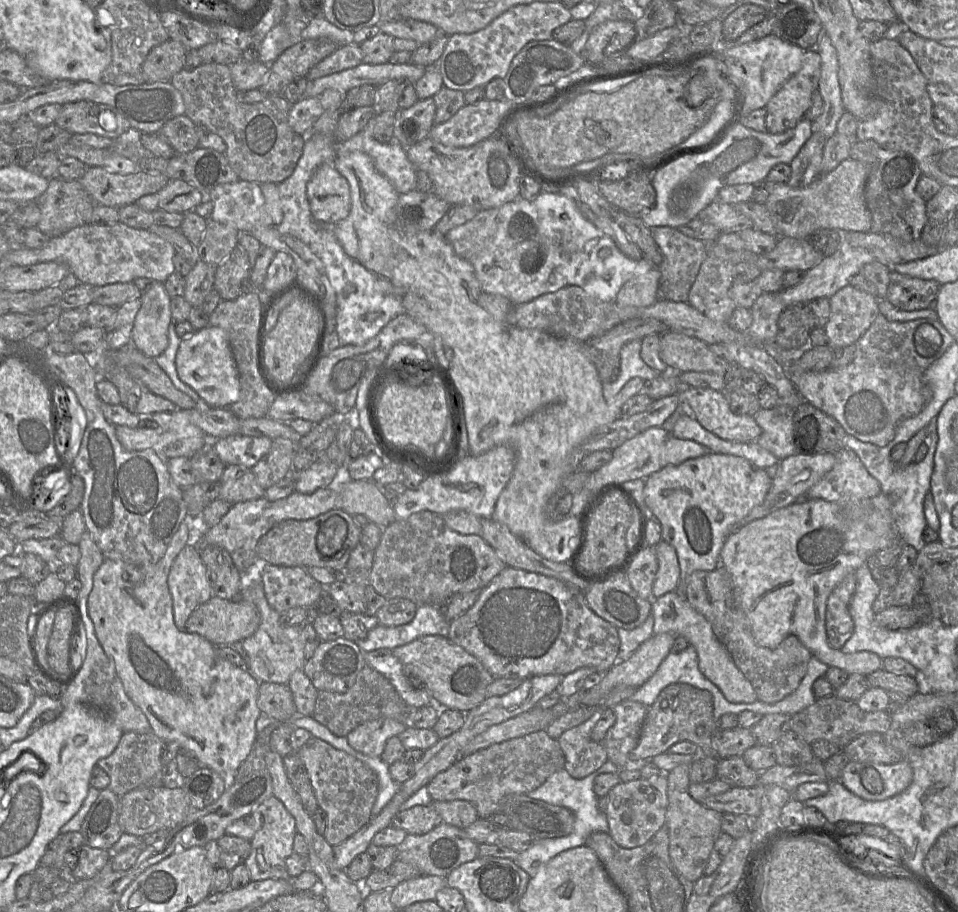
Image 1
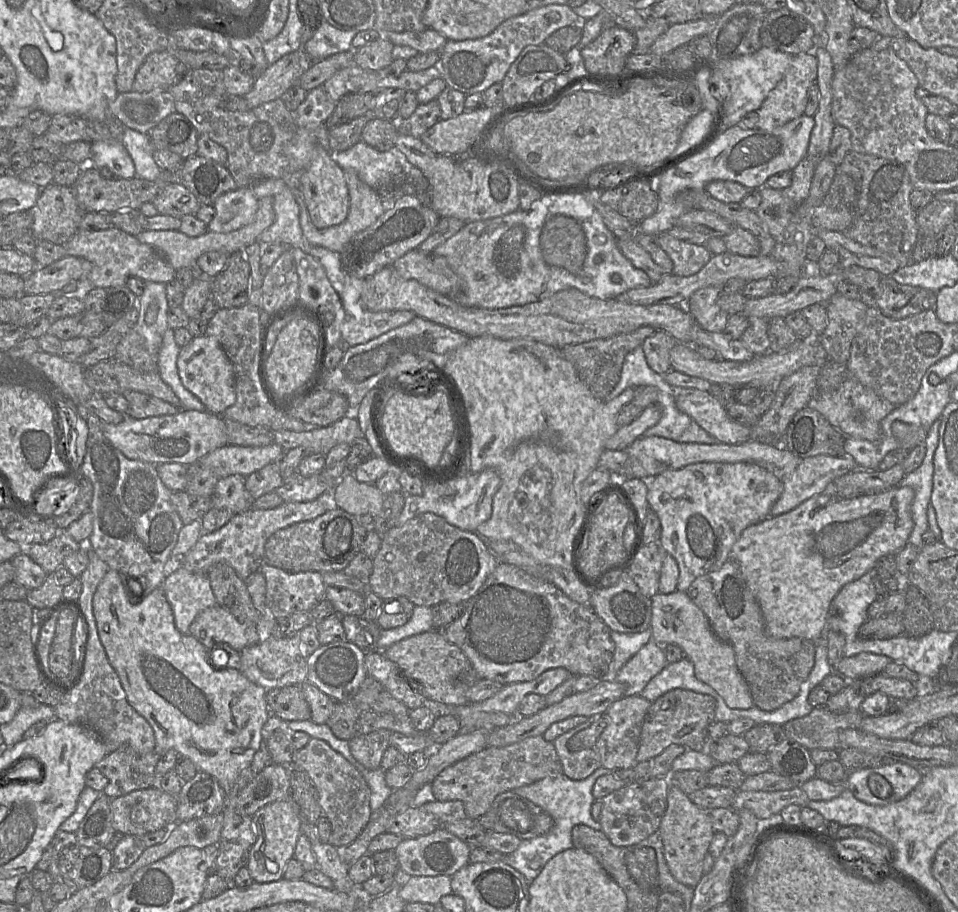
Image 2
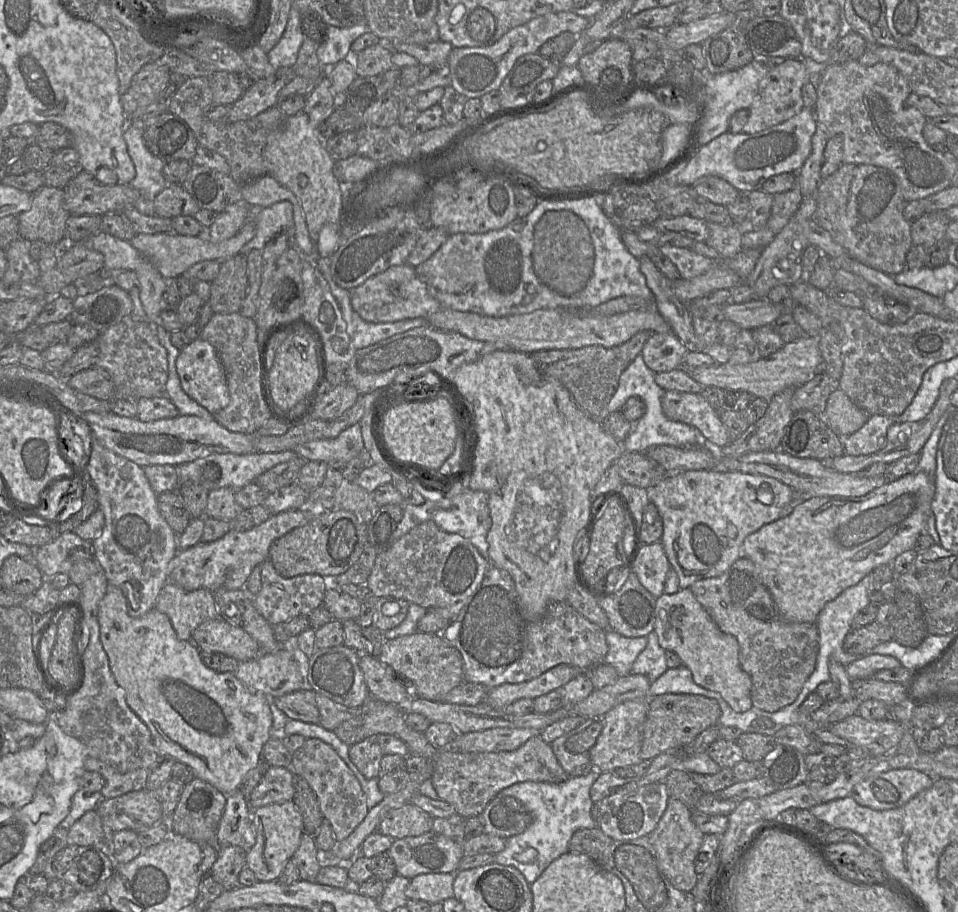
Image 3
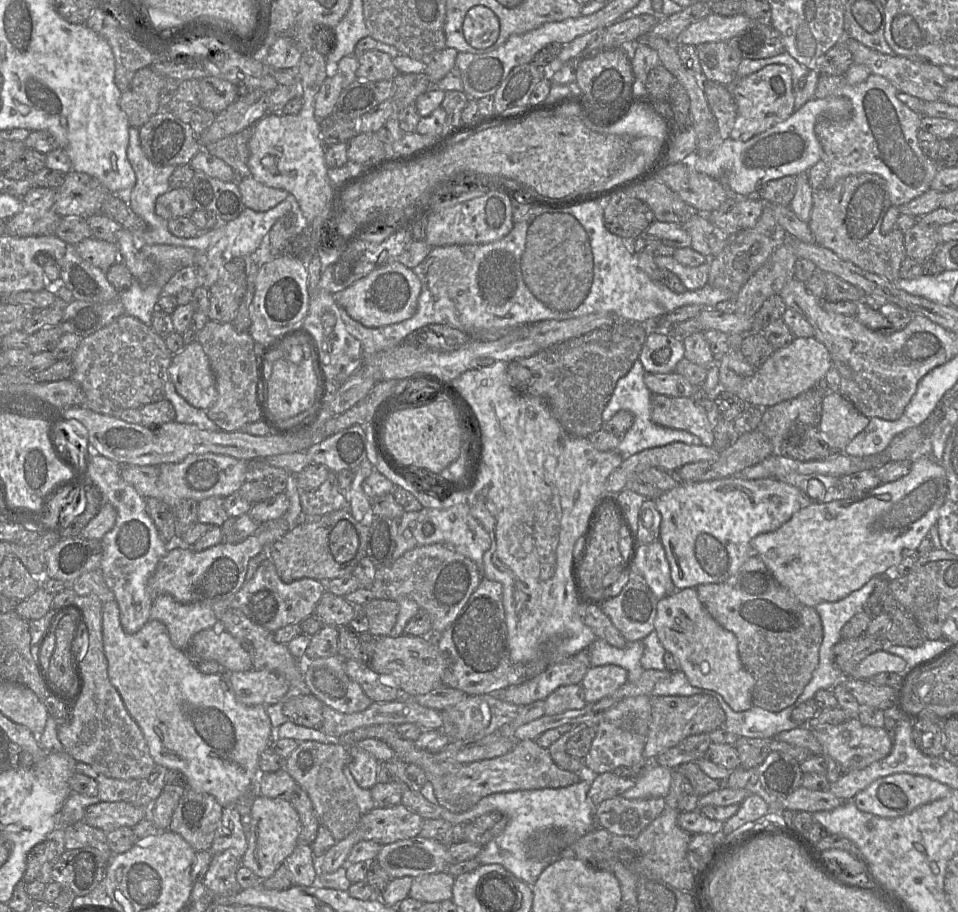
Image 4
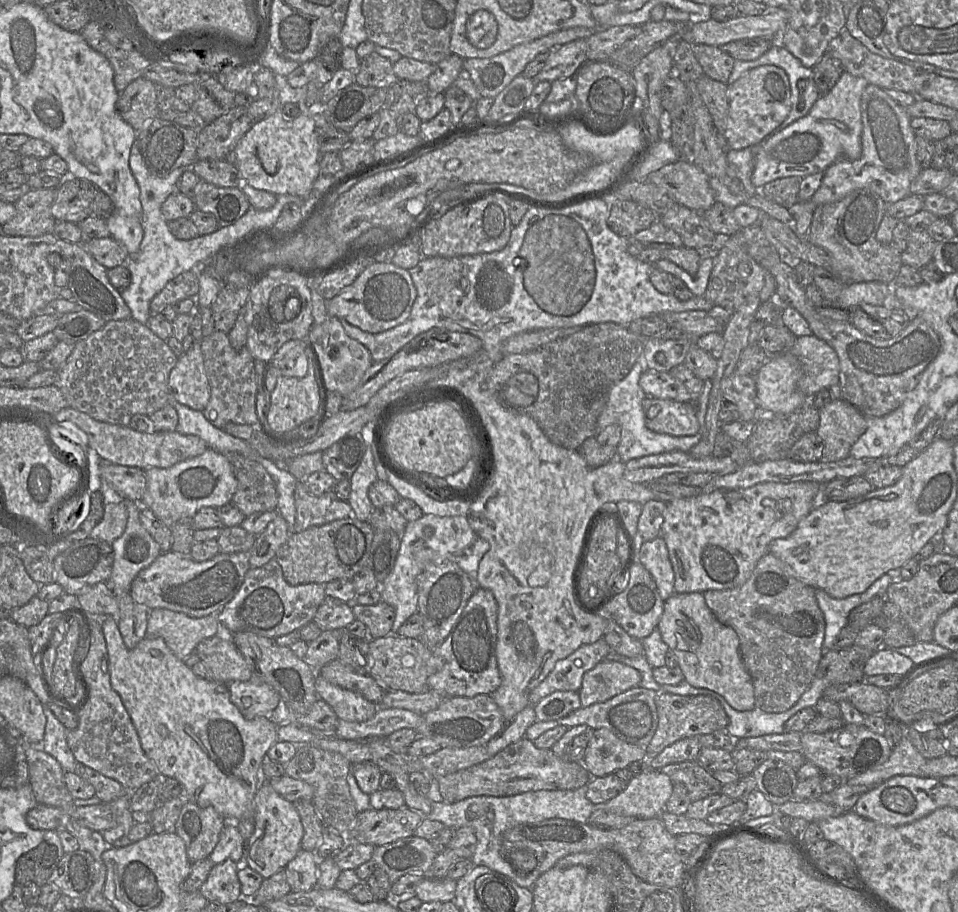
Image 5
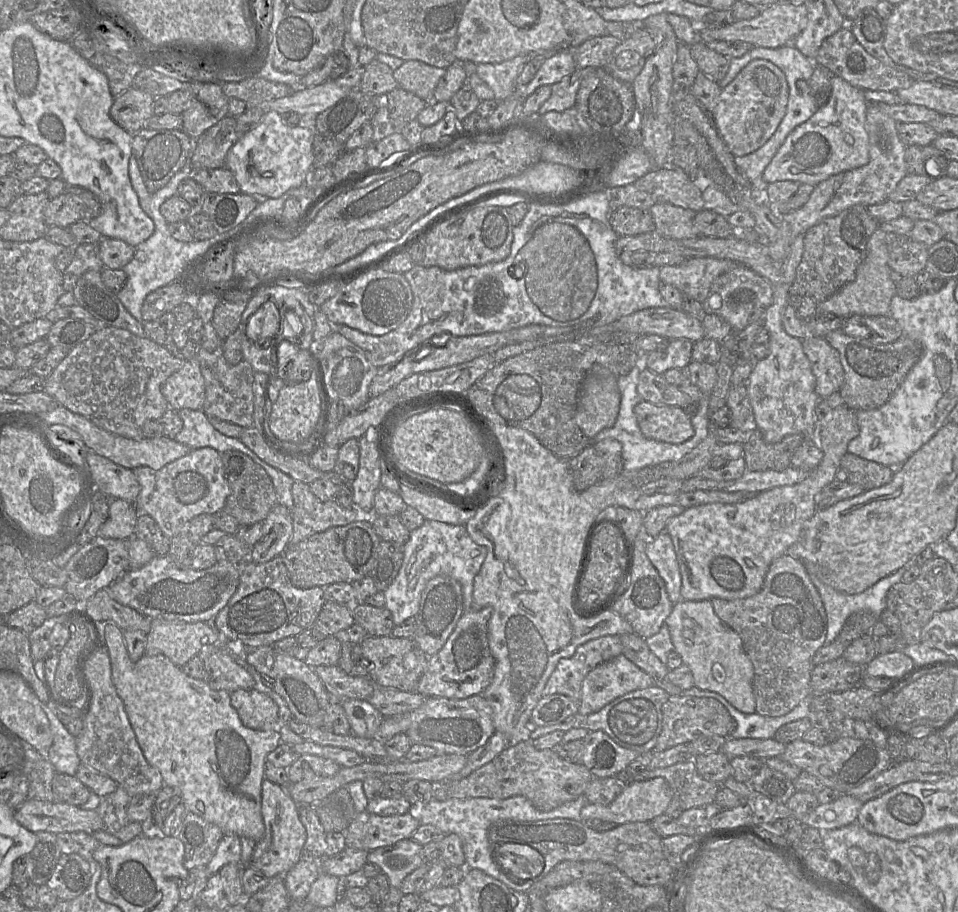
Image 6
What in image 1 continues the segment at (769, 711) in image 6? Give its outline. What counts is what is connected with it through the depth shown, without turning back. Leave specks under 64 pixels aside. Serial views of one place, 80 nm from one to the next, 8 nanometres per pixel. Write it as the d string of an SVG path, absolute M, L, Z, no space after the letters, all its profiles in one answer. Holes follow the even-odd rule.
M719 565L711 571L693 571L688 577L685 597L711 624L717 639L726 647L737 668L752 685L757 700L768 704L776 703L798 688L812 657L811 651L795 635L785 637L775 648L758 645L750 623L737 601L732 578L724 567Z

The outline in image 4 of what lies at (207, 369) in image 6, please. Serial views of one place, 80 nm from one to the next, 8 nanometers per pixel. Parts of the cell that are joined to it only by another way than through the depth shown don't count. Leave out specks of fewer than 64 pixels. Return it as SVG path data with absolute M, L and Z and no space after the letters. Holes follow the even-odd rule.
M209 320L198 333L198 342L209 358L214 373L217 399L207 409L208 418L220 430L238 431L248 423L260 421L260 411L256 401L258 390L258 370L256 358L261 346L255 344L249 331L239 332L232 323Z

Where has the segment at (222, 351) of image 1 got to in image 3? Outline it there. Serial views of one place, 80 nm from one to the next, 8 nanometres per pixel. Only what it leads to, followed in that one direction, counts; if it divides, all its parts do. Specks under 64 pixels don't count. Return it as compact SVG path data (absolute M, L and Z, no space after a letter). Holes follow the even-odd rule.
M199 338L182 348L176 360L176 371L184 392L212 415L229 404L225 372L216 350L209 342Z

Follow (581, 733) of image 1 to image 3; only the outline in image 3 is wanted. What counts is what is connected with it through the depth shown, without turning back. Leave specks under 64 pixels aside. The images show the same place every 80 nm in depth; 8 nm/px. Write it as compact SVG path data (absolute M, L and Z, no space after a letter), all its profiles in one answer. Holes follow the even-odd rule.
M587 718L582 724L558 737L551 743L552 750L558 762L570 777L581 776L594 769L588 752L572 753L566 748L567 740L572 735L586 729L593 721L594 719Z

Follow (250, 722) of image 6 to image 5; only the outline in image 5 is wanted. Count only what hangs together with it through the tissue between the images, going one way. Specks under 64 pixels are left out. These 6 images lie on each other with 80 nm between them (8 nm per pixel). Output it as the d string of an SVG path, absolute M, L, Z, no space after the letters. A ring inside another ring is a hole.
M259 679L228 684L231 702L246 719L268 716L278 706L280 695Z

